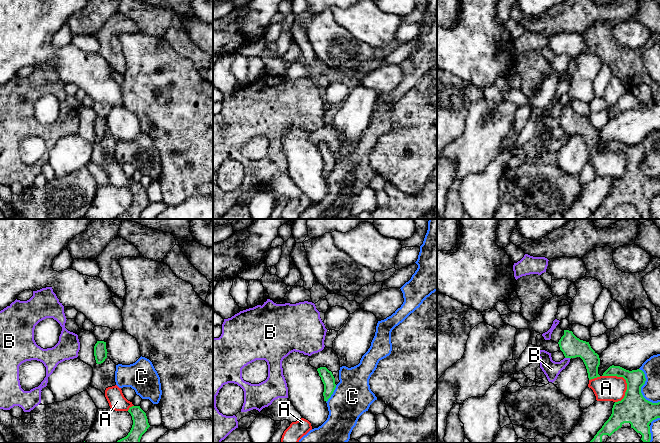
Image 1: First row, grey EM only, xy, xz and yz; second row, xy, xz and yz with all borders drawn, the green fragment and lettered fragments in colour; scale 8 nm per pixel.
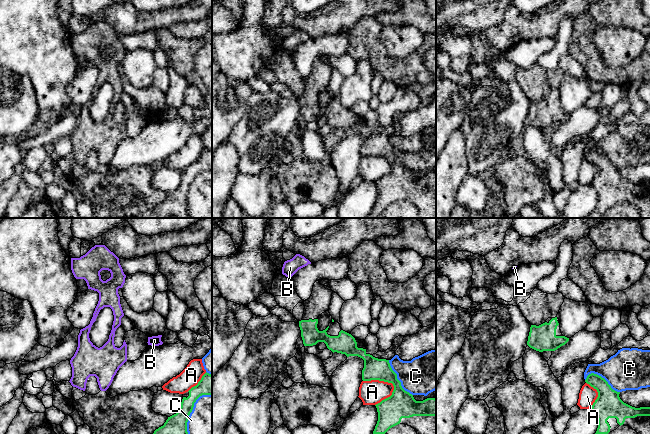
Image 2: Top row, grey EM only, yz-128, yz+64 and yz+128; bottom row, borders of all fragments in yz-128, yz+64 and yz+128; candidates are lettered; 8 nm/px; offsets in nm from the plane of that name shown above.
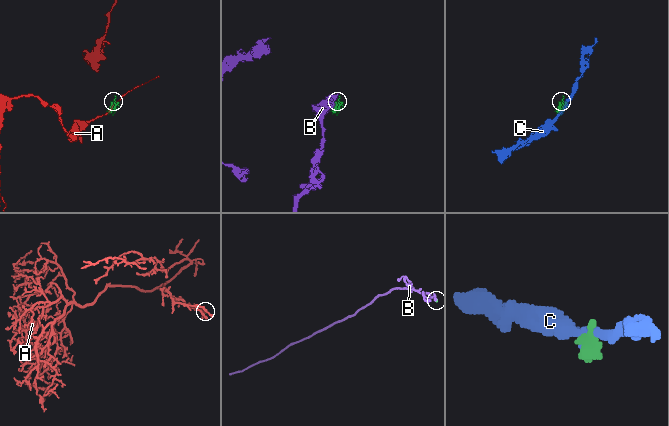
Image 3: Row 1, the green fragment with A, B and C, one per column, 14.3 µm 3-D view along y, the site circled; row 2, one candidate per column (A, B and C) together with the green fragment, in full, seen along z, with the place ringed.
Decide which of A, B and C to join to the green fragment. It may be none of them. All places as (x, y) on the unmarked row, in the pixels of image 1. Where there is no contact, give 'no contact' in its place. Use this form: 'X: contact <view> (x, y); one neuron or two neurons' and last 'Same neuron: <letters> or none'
A: contact yz (624, 154); two neurons
B: contact yz (568, 133); two neurons
C: contact xz (332, 169); two neurons
Same neuron: none

